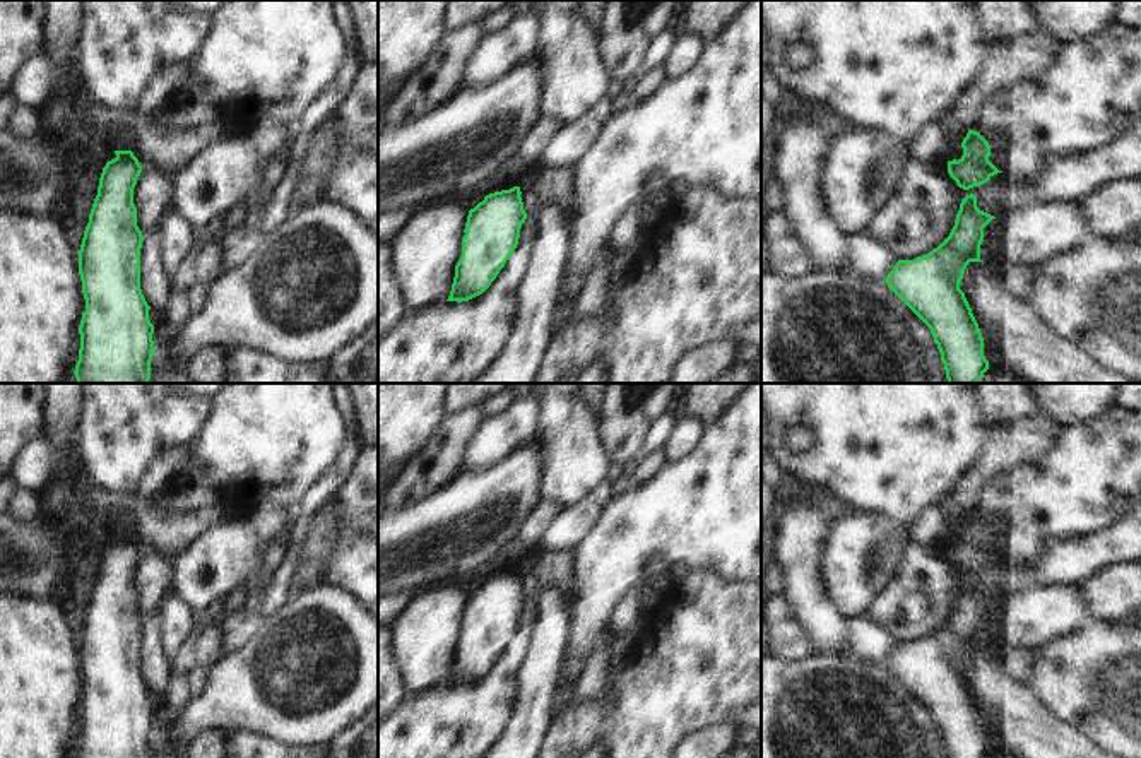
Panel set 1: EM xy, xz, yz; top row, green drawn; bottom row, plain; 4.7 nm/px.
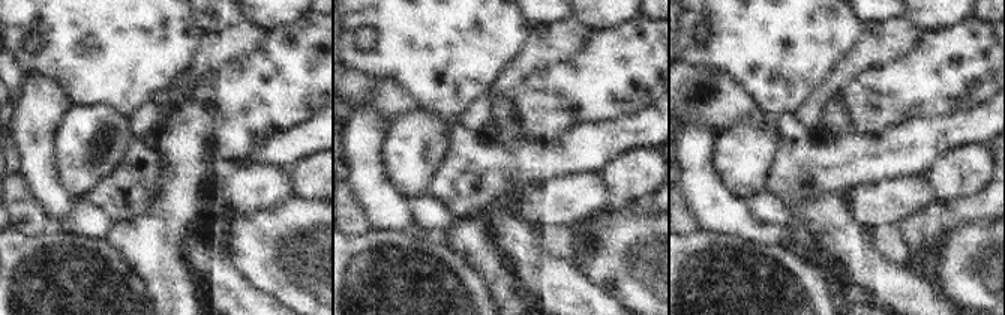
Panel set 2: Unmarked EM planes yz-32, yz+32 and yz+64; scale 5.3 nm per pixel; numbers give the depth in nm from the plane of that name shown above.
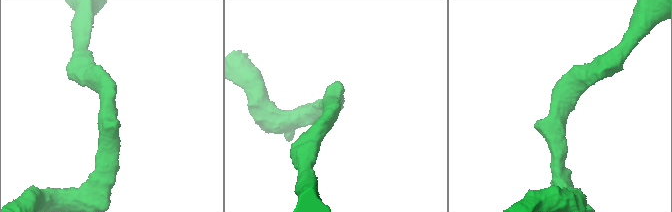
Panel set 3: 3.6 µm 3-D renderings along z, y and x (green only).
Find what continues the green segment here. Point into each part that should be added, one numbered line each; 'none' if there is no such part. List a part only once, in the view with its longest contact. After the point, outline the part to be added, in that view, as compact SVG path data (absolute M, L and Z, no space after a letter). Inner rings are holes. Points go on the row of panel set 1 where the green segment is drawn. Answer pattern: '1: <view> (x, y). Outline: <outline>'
none

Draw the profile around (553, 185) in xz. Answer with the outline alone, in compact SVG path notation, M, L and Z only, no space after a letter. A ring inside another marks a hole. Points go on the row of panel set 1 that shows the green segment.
M573 164L535 168L520 187L523 210L532 214L542 205L558 205L565 210L566 231L573 224Z

